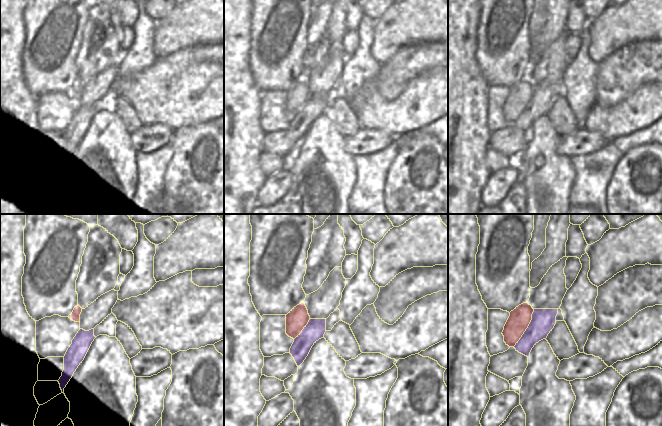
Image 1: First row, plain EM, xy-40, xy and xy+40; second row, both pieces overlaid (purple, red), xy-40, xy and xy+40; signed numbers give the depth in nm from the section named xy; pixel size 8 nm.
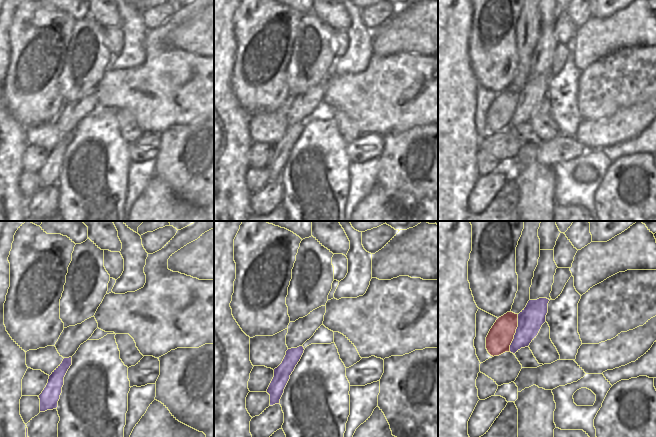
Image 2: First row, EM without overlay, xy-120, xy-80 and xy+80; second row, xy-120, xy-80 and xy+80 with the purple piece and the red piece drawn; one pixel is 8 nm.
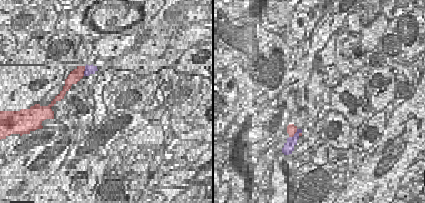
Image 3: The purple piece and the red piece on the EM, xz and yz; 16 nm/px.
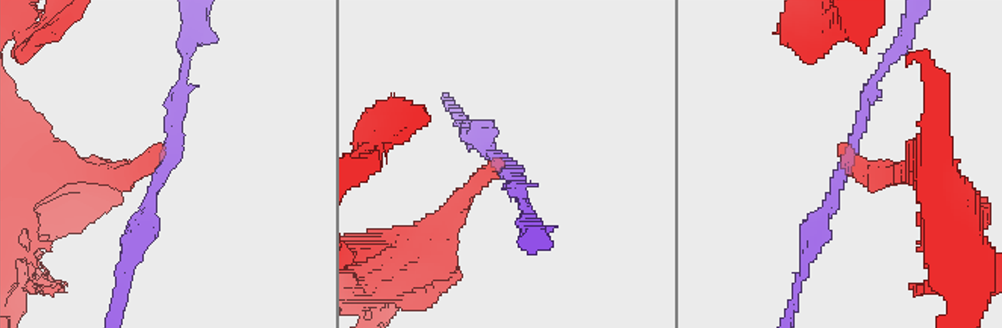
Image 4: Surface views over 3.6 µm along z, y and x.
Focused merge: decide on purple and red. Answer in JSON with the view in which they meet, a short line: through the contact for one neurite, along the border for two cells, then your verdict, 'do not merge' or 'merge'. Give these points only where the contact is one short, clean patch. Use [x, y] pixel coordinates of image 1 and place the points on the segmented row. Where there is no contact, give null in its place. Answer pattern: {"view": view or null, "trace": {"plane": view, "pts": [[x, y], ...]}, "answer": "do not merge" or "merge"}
{"view": "xy+40", "trace": {"plane": "xy+40", "pts": [[534, 309], [528, 327], [513, 346]]}, "answer": "do not merge"}

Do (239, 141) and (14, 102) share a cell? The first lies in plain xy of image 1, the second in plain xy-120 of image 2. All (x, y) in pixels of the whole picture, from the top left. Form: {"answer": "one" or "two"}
{"answer": "two"}

